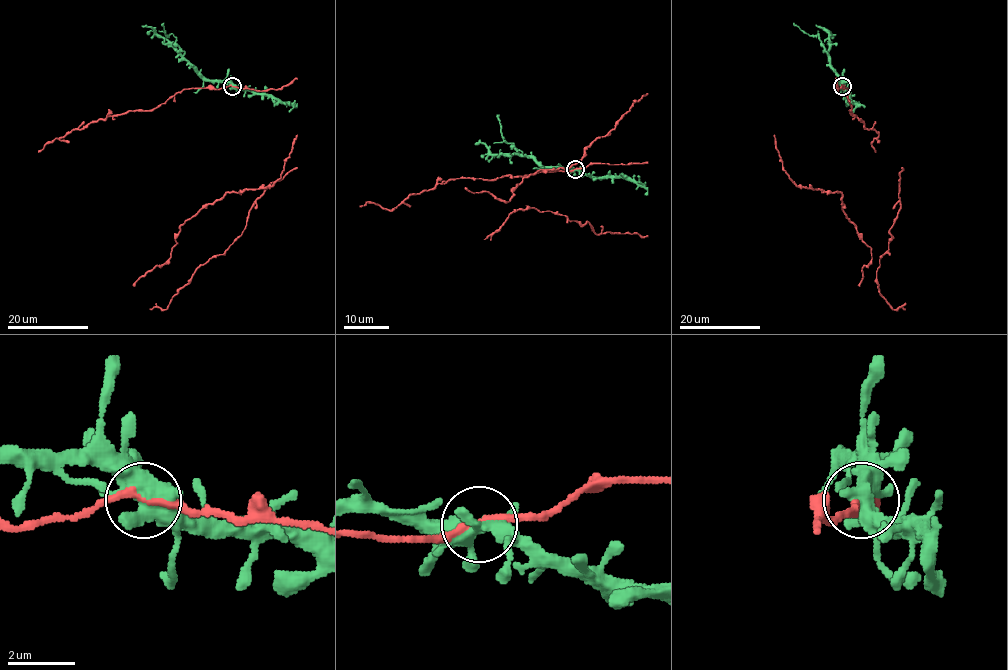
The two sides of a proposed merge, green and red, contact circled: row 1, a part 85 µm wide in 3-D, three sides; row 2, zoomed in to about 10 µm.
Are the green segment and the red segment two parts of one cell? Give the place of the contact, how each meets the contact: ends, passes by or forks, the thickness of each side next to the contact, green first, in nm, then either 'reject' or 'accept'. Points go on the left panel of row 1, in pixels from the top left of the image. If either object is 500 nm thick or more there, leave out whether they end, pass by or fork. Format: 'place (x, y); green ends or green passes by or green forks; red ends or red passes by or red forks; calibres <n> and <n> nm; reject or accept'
place (232, 86); green forks; red passes by; calibres 480 and 200 nm; reject

